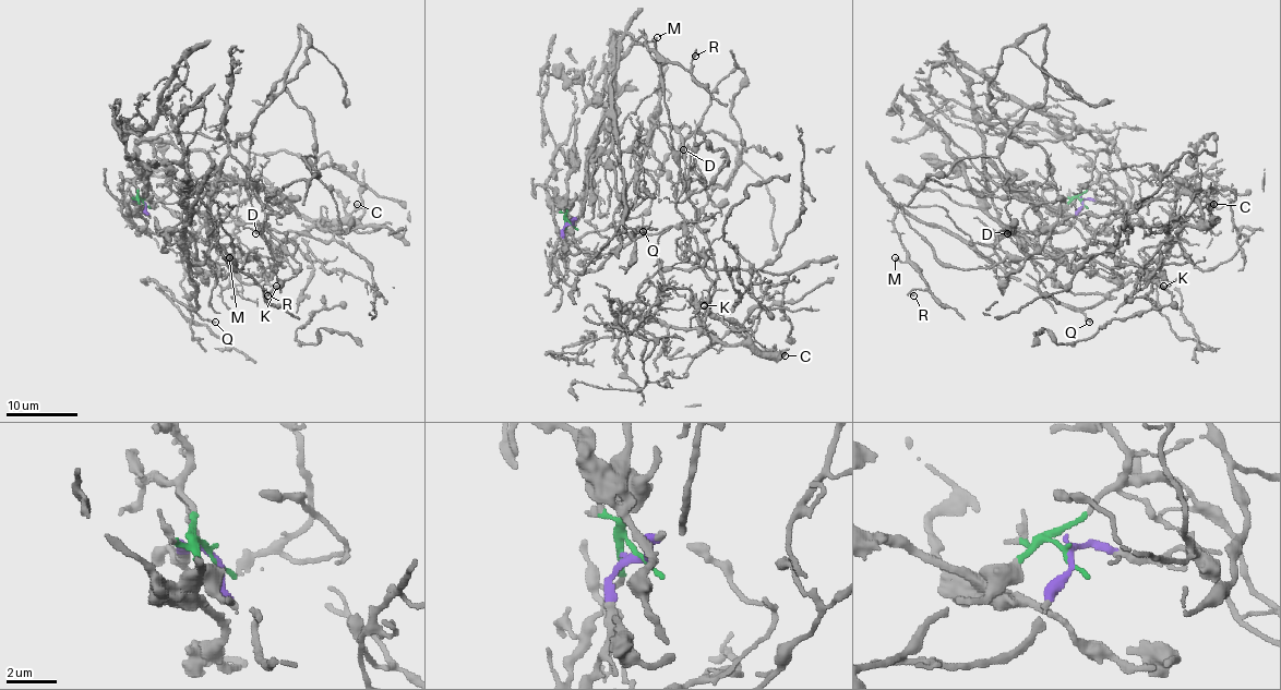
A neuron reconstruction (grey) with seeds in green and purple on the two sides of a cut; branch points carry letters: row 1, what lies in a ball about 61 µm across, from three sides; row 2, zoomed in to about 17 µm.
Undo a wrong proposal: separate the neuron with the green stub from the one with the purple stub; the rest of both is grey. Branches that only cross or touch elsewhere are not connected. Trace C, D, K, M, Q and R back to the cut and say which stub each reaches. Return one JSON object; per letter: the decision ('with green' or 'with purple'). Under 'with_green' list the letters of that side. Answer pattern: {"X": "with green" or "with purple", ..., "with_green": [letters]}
{"C": "with green", "D": "with green", "K": "with green", "M": "with purple", "Q": "with purple", "R": "with purple", "with_green": ["C", "D", "K"]}

